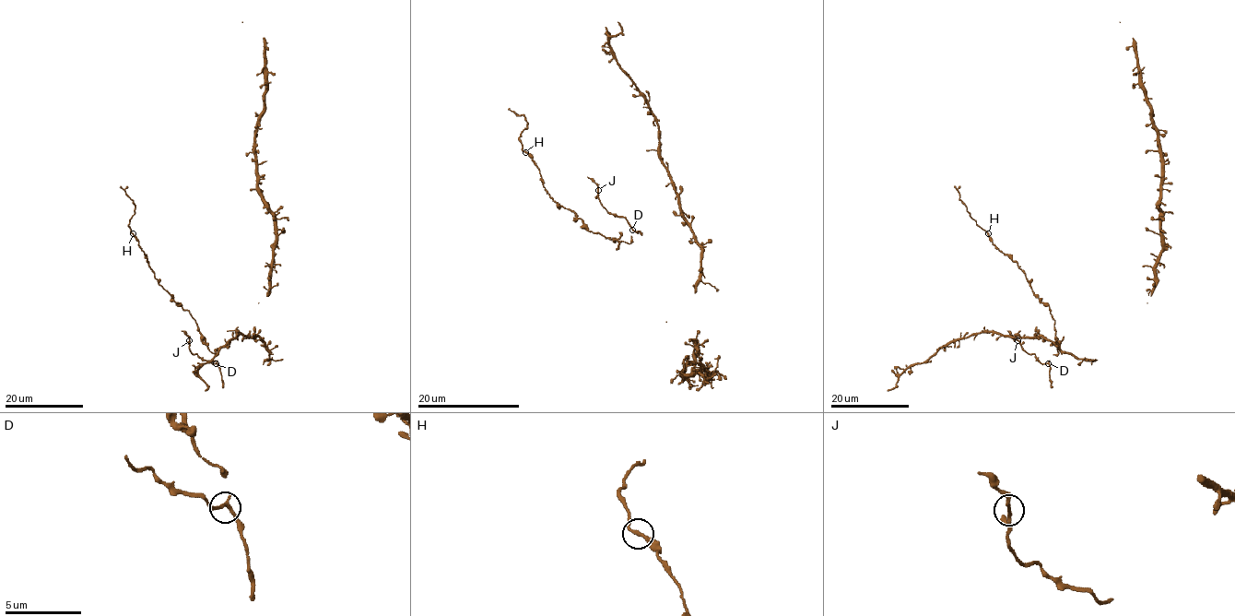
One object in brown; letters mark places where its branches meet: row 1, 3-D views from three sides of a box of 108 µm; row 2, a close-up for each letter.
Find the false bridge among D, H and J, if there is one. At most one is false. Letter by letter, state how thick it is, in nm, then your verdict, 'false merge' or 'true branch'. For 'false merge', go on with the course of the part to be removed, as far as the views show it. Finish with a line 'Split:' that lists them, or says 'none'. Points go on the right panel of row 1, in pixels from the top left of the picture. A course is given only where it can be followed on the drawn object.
D: calibre 200 nm; true branch
H: calibre 190 nm; true branch
J: calibre 190 nm; true branch
Split: none

